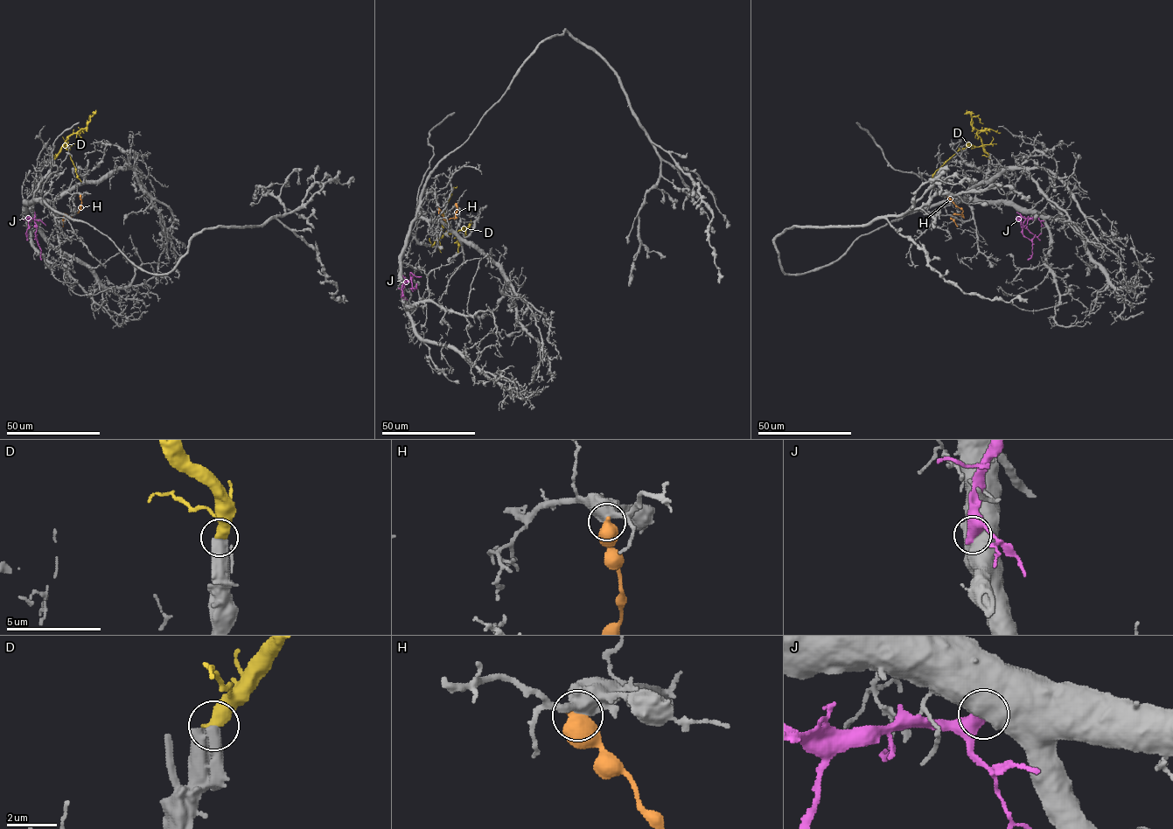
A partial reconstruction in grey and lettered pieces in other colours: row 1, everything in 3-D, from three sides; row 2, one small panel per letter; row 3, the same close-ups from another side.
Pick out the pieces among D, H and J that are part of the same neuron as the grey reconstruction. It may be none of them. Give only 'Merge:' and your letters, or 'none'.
Merge: D

